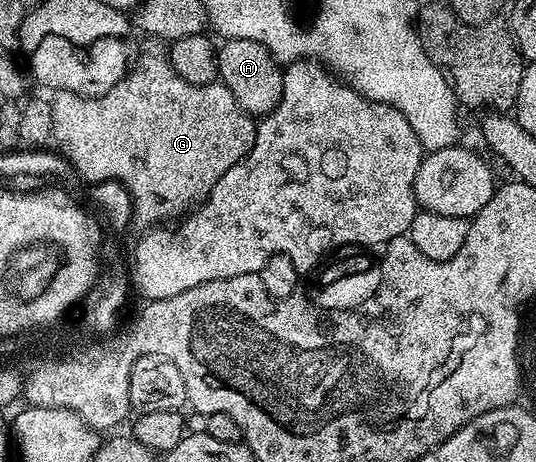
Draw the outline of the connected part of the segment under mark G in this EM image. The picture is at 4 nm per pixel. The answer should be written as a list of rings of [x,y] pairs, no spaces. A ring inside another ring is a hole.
[[[164,53],[141,54],[138,58],[136,55],[124,76],[111,89],[95,98],[64,92],[54,93],[52,97],[49,102],[51,128],[60,156],[71,170],[73,165],[74,172],[86,178],[89,184],[119,183],[129,194],[132,223],[143,230],[168,223],[165,222],[168,218],[180,219],[204,202],[223,172],[247,156],[257,135],[257,122],[239,108],[221,81],[202,86],[187,84],[187,80],[171,68]]]

